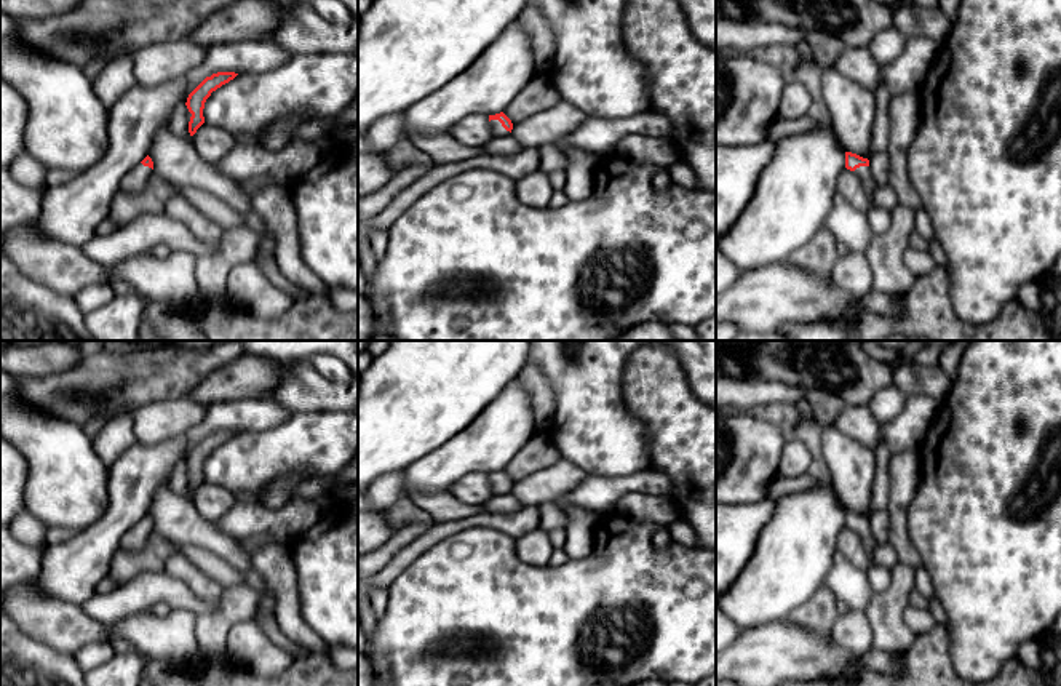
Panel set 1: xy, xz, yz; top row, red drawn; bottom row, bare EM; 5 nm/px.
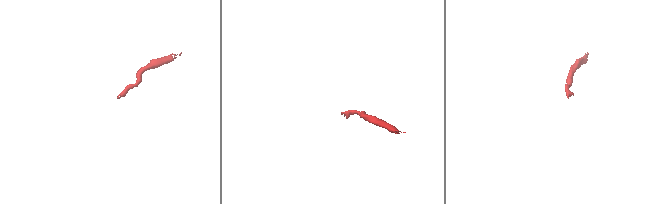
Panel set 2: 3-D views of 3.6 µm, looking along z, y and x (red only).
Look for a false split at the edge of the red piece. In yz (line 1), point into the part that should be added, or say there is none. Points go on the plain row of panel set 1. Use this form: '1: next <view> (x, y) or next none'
1: next yz (863, 531)

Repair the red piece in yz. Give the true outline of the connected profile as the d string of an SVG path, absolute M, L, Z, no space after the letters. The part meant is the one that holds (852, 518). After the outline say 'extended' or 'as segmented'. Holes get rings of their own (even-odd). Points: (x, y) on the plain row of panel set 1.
M845 510L845 526L853 529L860 536L866 552L871 555L877 544L874 542L871 534L869 518L852 510Z; extended

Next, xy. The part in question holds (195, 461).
M217 430L211 435L206 435L187 456L187 467L192 472L189 480L189 491L193 494L197 488L205 481L203 467L206 457L211 454L213 449L221 446L222 443L233 438L238 432L235 430Z; as segmented

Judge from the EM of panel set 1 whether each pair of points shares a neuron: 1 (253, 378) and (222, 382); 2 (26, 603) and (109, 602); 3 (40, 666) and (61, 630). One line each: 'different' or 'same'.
1: same
2: different
3: different

